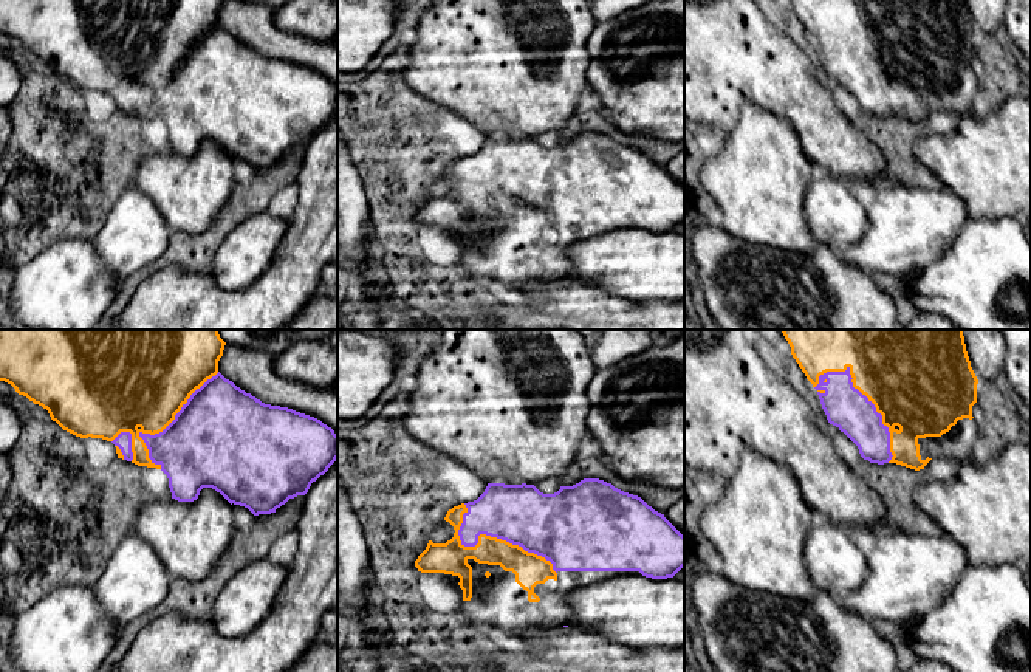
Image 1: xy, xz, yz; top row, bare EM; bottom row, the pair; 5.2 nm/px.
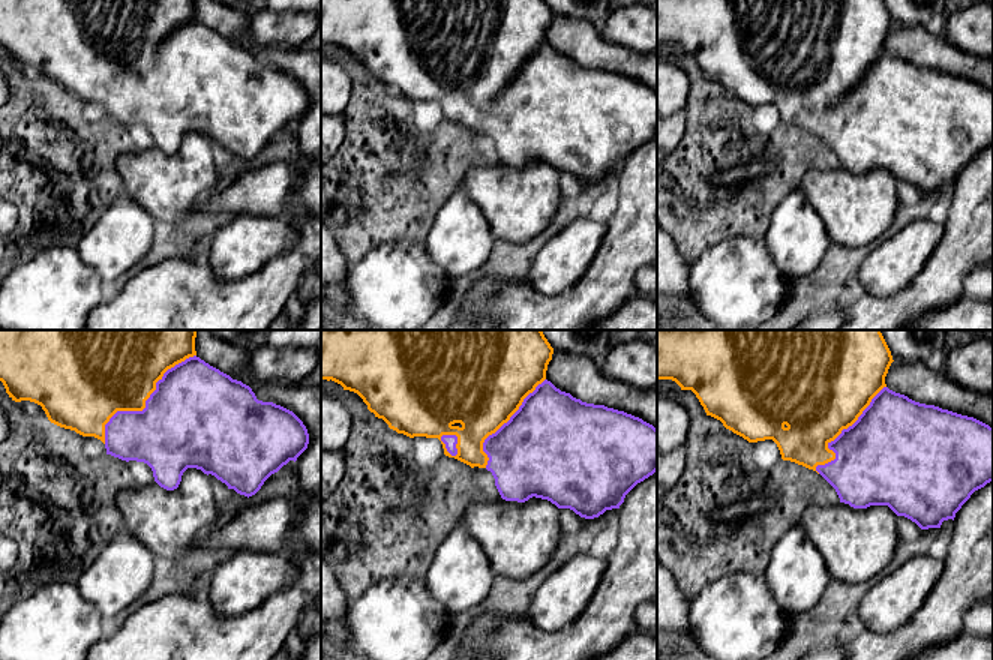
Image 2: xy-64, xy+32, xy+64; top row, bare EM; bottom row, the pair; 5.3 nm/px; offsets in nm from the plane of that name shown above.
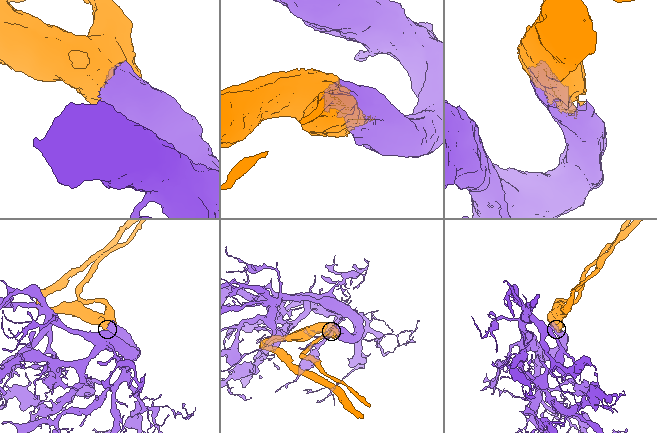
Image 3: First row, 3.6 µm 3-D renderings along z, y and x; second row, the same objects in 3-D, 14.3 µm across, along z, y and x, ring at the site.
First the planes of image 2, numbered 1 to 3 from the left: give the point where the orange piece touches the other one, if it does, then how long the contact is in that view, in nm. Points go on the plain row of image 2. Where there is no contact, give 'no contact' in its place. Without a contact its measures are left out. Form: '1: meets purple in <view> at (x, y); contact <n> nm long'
1: meets purple in xy-64 at (146, 68); contact 700 nm long
2: meets purple in xy+32 at (504, 87); contact 600 nm long
3: meets purple in xy+64 at (842, 96); contact 600 nm long

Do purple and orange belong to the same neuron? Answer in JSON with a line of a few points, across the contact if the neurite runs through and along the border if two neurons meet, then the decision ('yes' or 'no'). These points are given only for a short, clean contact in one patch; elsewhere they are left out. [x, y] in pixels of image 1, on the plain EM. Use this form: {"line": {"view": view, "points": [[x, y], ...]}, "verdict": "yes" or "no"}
{"verdict": "yes"}

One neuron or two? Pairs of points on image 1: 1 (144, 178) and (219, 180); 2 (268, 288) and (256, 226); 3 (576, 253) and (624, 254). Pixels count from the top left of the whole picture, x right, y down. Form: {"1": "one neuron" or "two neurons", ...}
{"1": "one neuron", "2": "two neurons", "3": "one neuron"}

